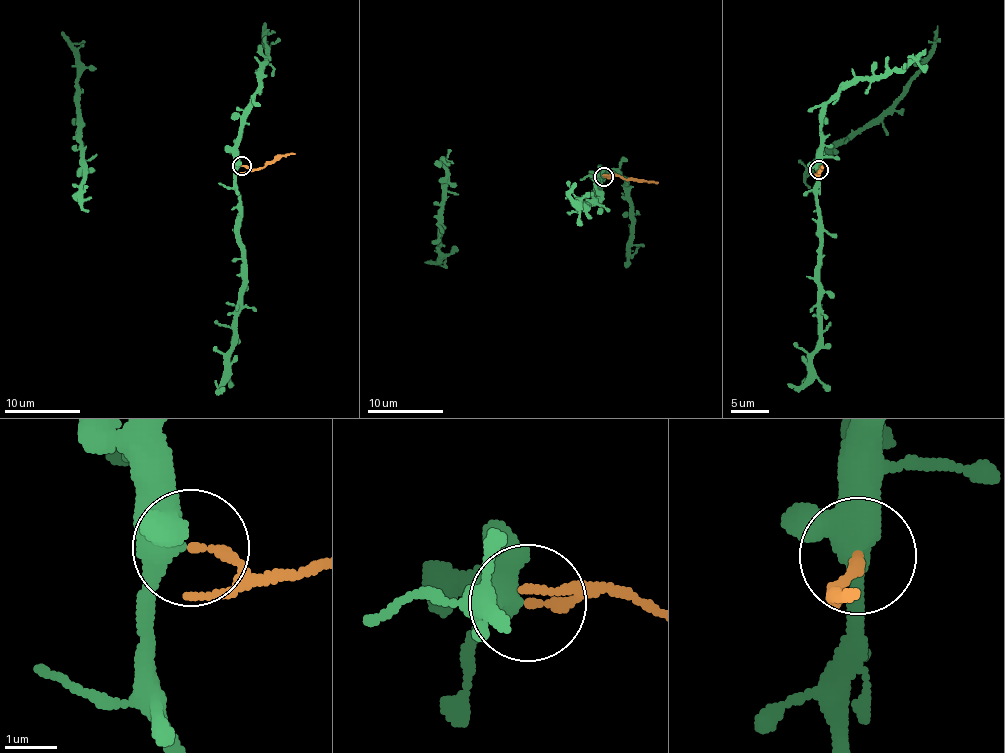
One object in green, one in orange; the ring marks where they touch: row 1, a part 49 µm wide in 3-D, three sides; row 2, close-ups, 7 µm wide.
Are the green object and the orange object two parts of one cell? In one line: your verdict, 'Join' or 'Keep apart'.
Keep apart

